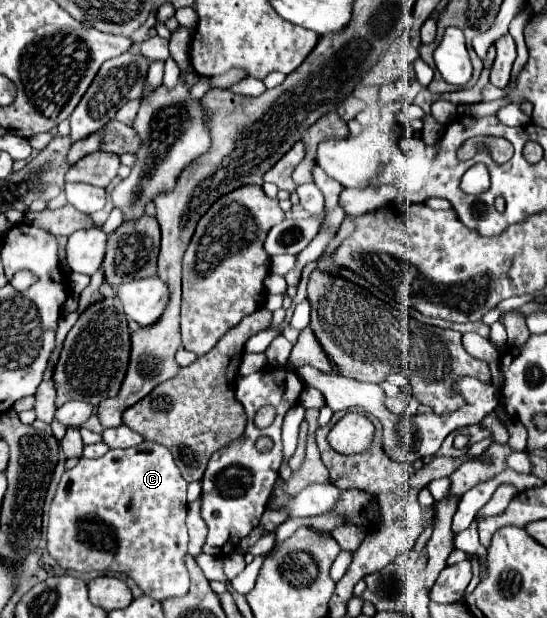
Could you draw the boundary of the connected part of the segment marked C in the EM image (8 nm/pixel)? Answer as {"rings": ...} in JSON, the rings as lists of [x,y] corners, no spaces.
{"rings":[[[141,442],[139,446],[125,448],[125,450],[109,450],[105,456],[87,460],[81,458],[77,466],[67,470],[59,482],[57,494],[53,498],[51,510],[49,510],[49,530],[47,530],[47,548],[49,556],[61,566],[69,570],[79,570],[79,572],[121,572],[127,574],[129,578],[135,580],[135,584],[143,590],[145,596],[153,596],[153,600],[165,600],[171,596],[183,596],[189,590],[189,574],[183,564],[183,556],[187,554],[187,526],[185,526],[185,514],[187,514],[187,482],[183,480],[171,452],[159,444],[153,442]]]}

